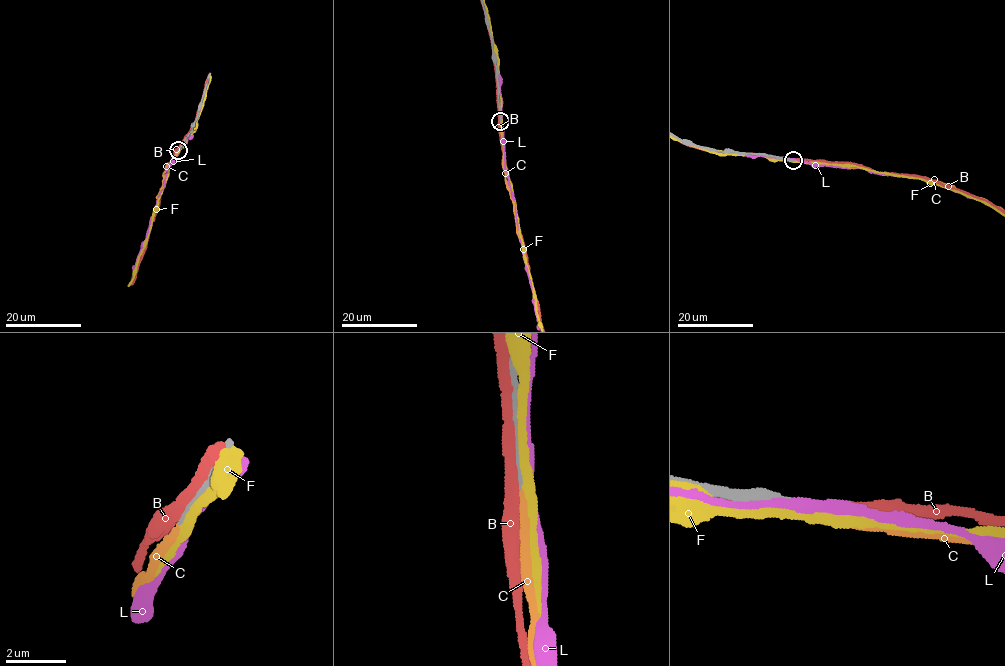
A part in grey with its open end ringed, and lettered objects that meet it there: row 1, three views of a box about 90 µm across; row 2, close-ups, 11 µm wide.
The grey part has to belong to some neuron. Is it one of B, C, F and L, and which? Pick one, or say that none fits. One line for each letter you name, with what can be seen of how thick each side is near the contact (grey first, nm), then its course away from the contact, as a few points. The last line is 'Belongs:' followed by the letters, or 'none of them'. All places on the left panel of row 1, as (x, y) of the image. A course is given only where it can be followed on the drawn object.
C: 280/240 nm
Belongs: C

